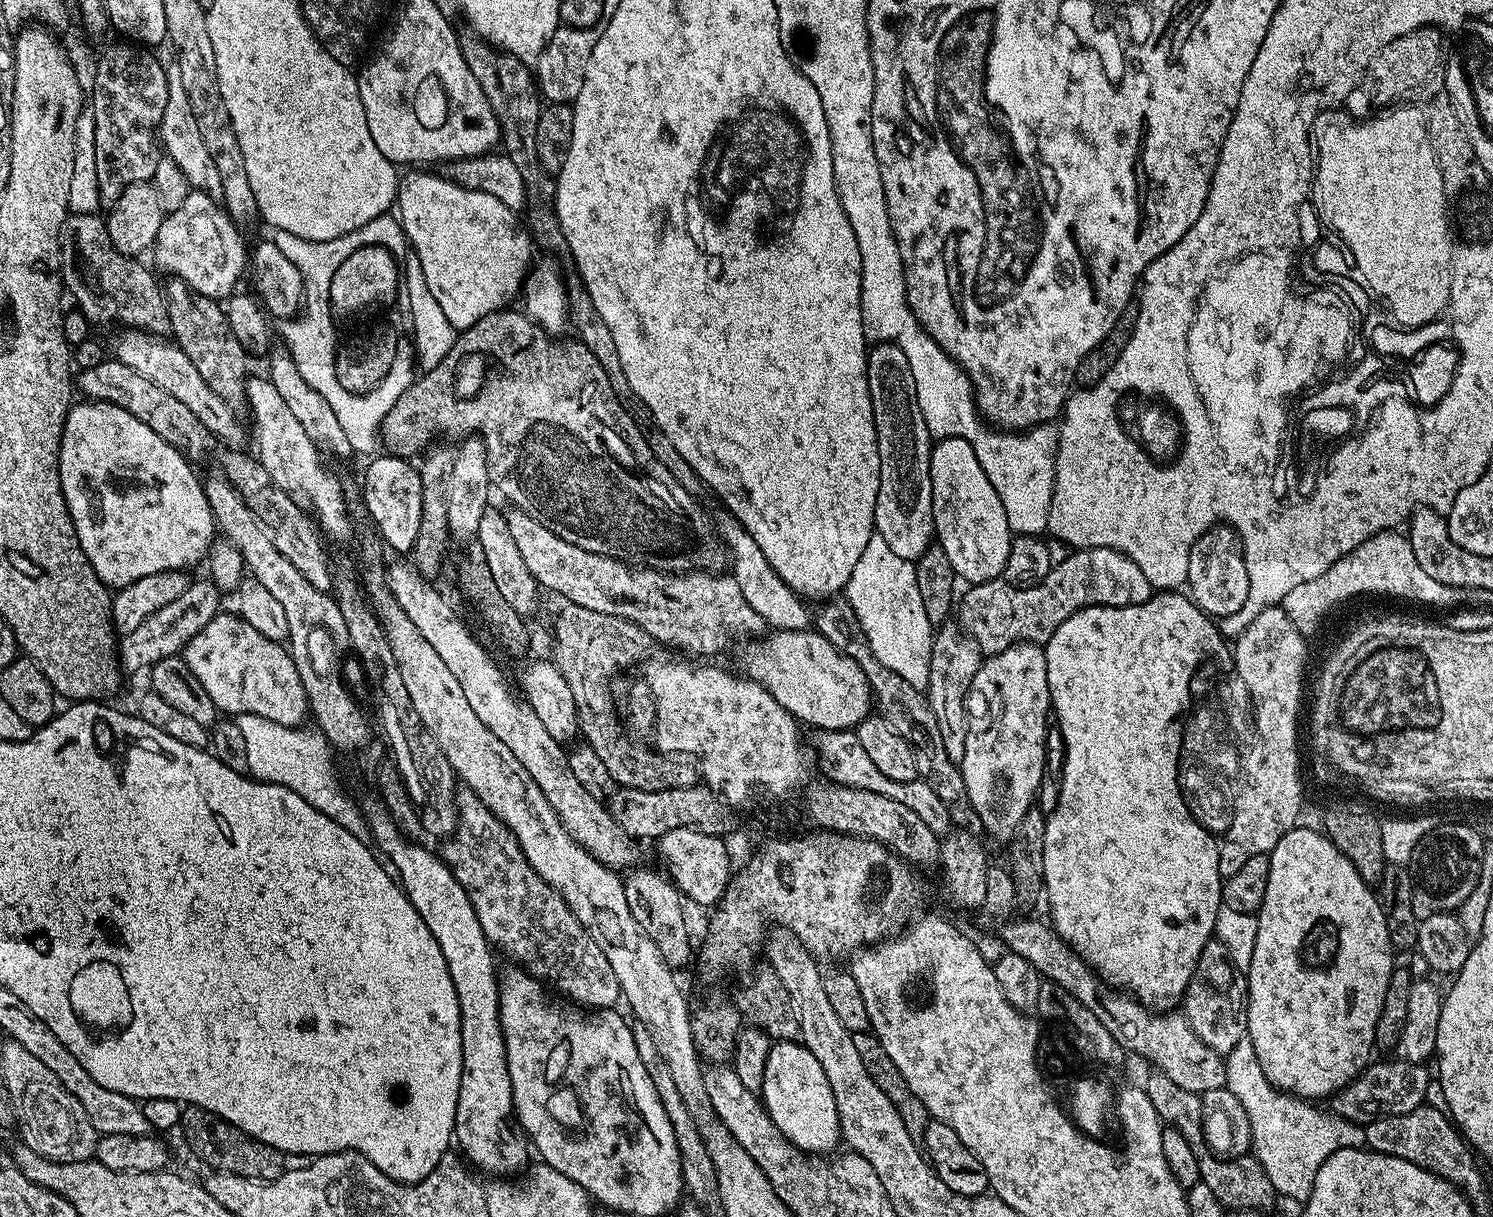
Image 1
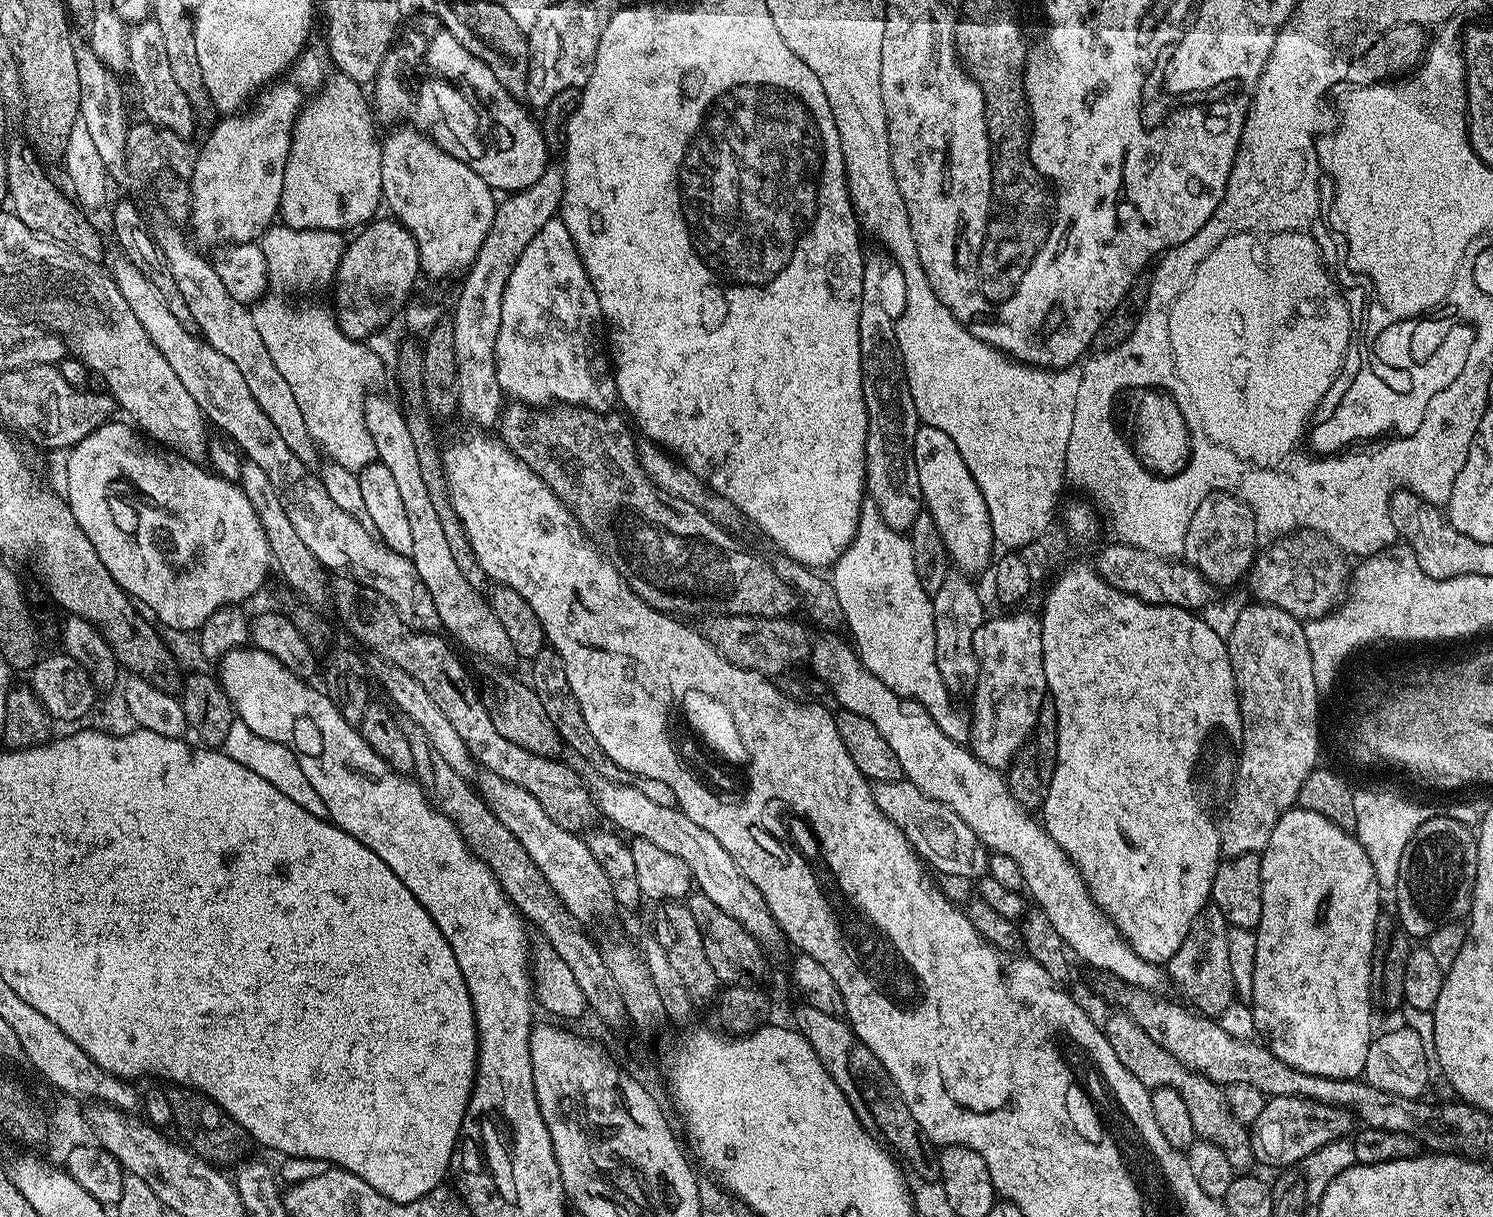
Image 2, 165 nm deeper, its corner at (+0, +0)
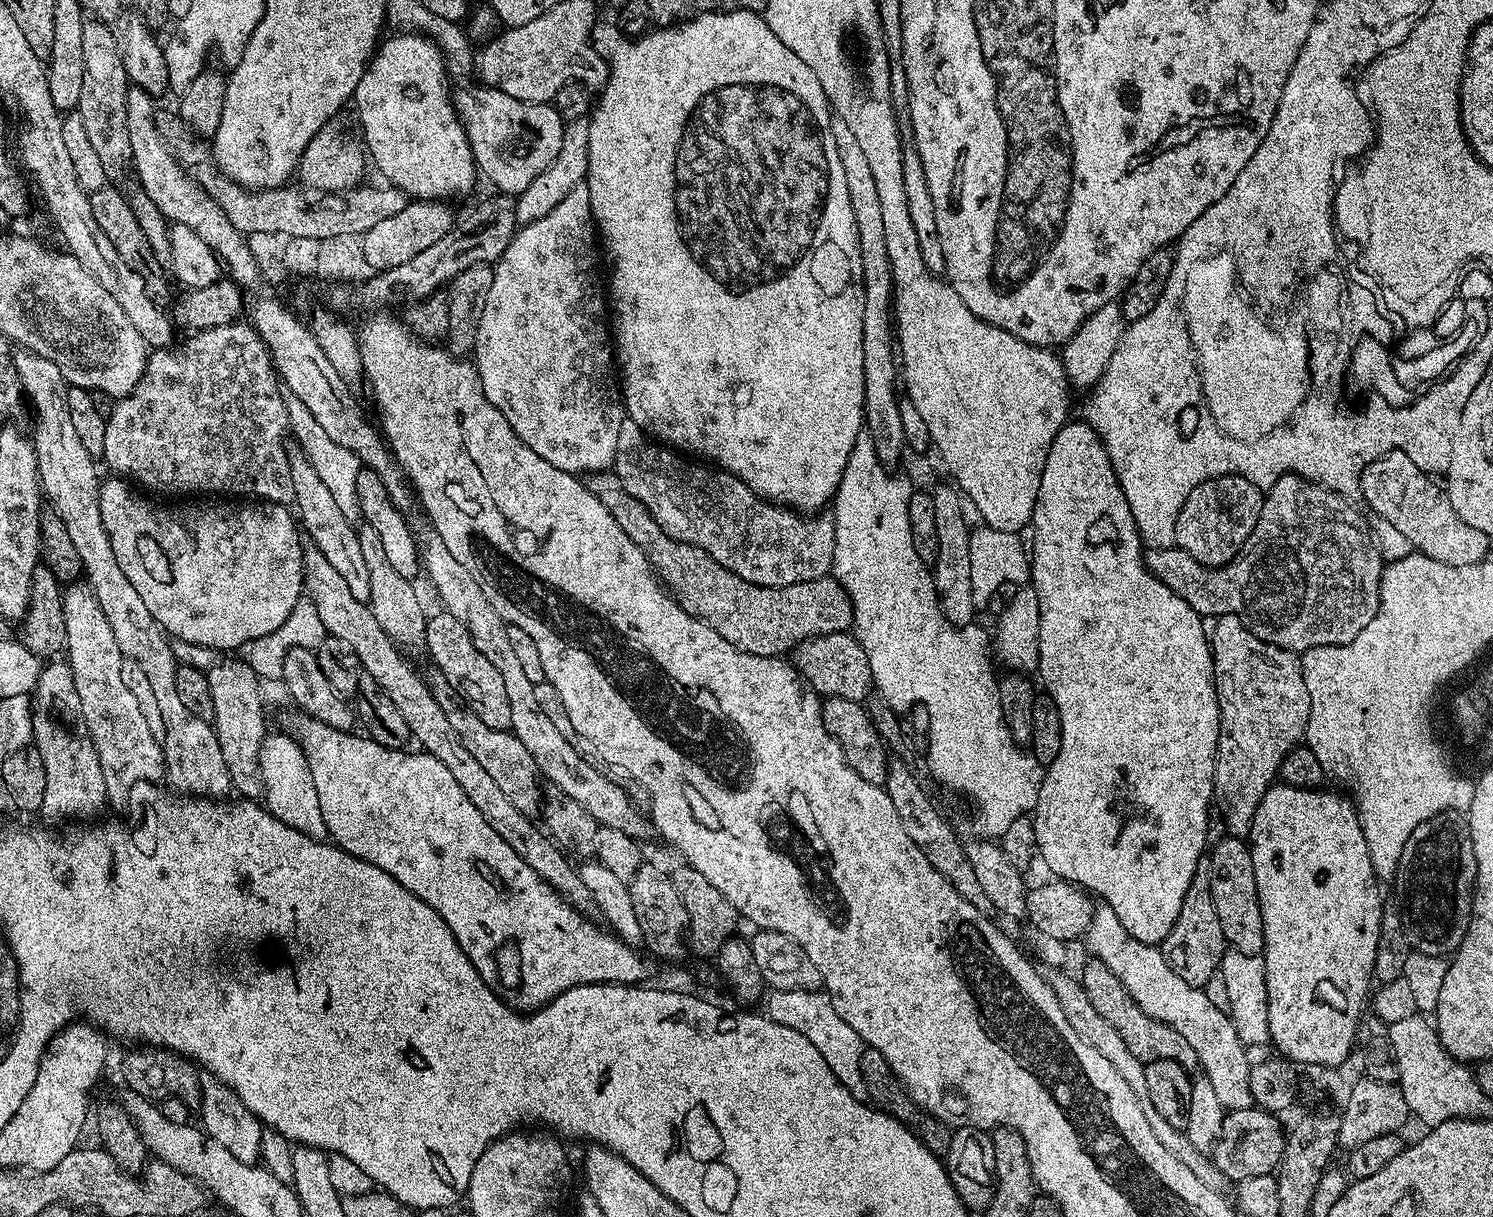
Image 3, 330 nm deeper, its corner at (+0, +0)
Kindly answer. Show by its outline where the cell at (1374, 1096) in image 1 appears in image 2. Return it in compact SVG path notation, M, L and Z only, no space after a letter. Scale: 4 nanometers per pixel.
M1274 1096L1265 1099L1262 1114L1254 1125L1254 1147L1263 1159L1265 1156L1272 1164L1296 1166L1331 1140L1345 1139L1353 1131L1352 1120L1353 1113L1346 1108L1302 1096Z

